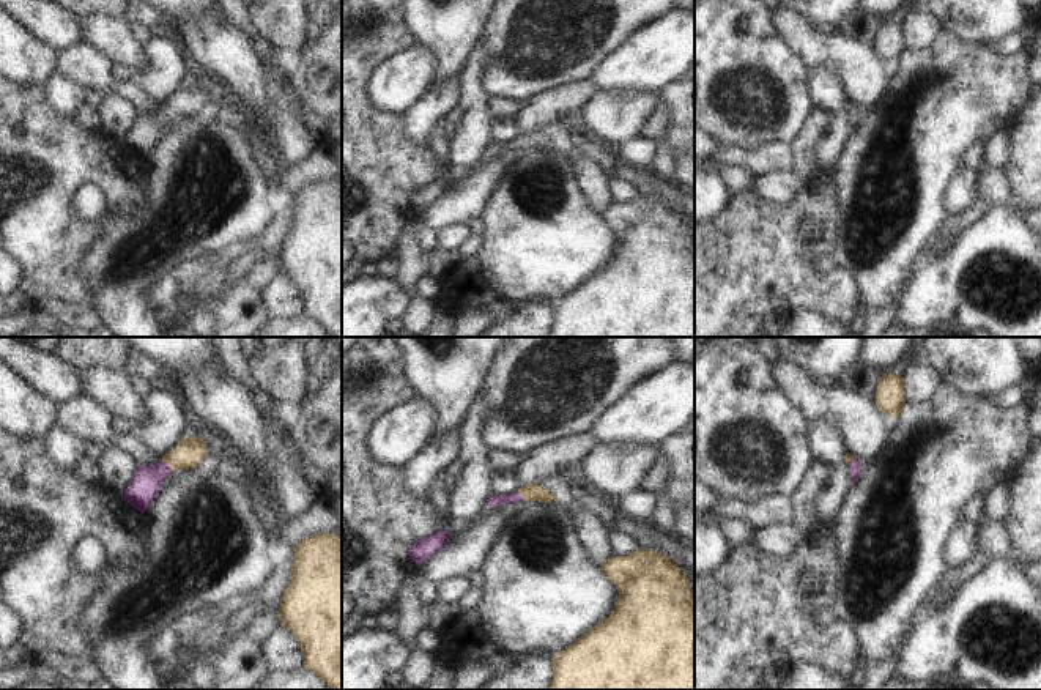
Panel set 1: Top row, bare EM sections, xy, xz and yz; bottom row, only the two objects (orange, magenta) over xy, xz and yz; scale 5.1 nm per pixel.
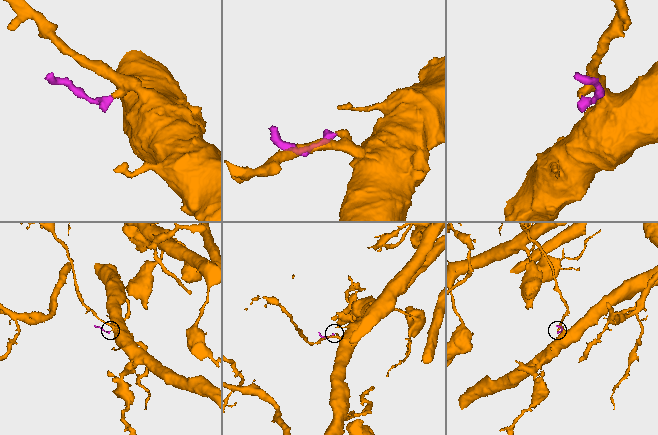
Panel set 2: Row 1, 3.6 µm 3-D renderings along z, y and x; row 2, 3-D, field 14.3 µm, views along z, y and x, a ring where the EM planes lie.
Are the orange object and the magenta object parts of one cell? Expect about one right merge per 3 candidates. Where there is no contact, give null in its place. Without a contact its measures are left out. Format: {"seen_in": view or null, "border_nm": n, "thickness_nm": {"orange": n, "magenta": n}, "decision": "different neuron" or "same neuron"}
{"seen_in": "xy", "border_nm": 90, "thickness_nm": {"orange": 140, "magenta": 160}, "decision": "same neuron"}

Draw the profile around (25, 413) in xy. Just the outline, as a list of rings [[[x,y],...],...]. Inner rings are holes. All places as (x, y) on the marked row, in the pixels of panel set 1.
[[[0,359],[0,427],[13,436],[43,438],[58,405],[36,392]]]

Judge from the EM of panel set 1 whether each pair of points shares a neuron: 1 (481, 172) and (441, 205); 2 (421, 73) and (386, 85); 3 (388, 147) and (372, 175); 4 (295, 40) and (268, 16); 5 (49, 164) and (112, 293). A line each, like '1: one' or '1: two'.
1: one
2: one
3: one
4: one
5: two

